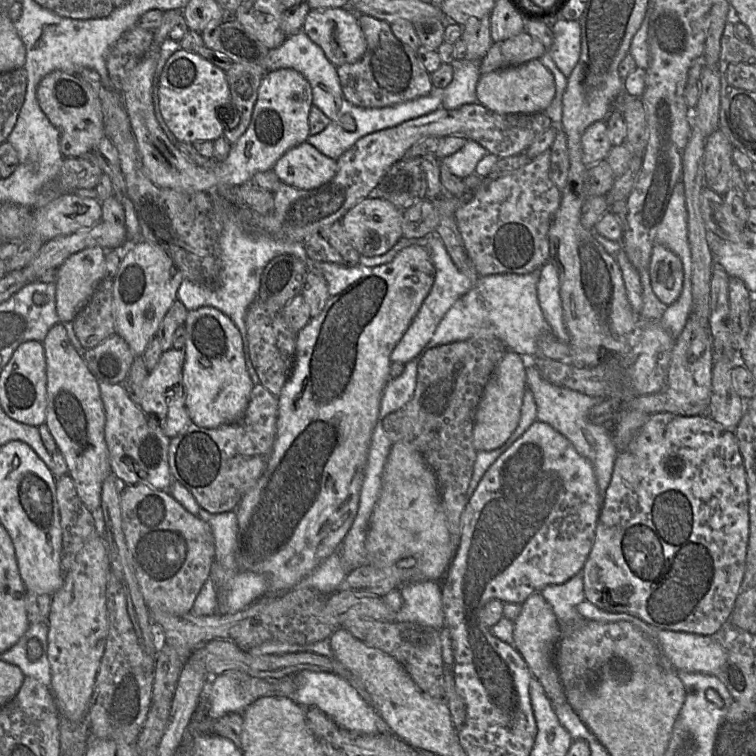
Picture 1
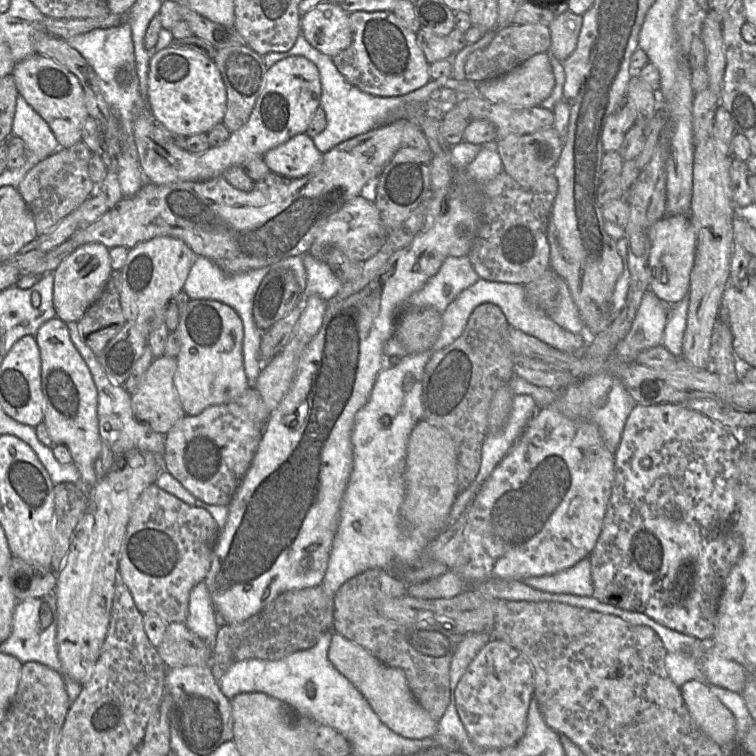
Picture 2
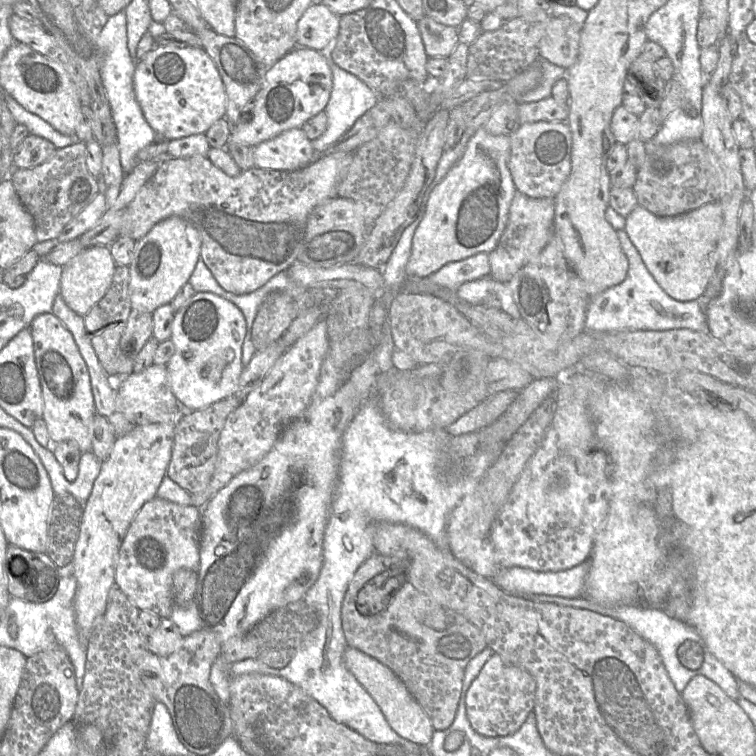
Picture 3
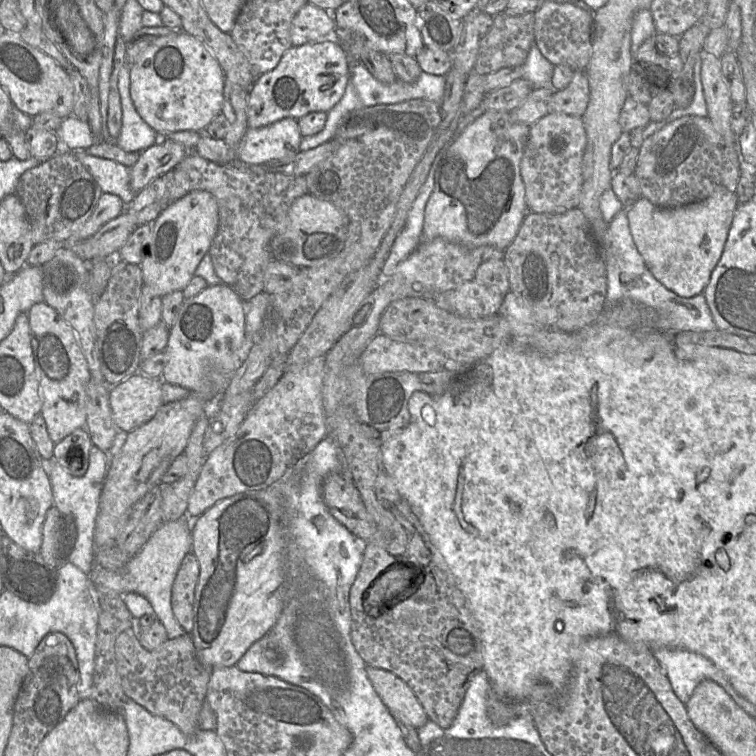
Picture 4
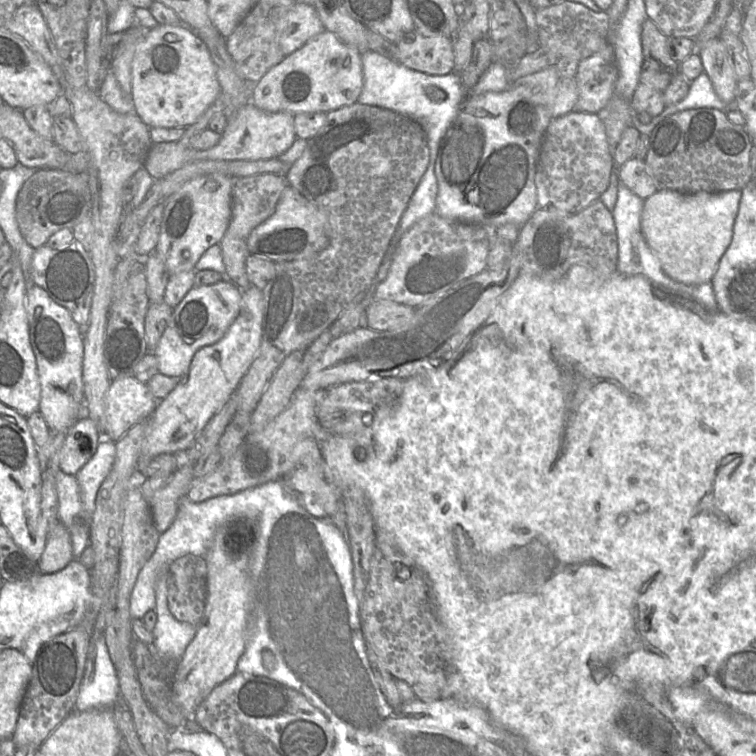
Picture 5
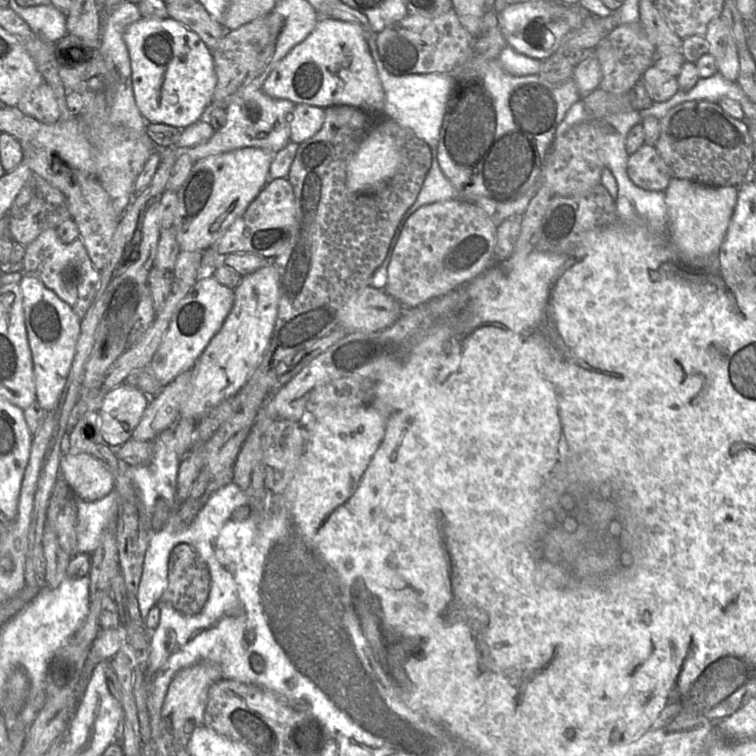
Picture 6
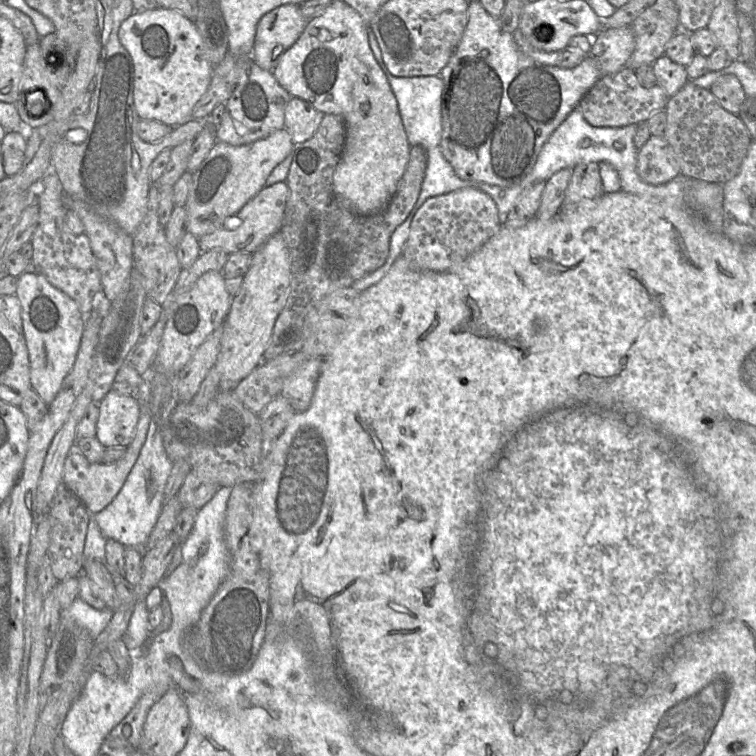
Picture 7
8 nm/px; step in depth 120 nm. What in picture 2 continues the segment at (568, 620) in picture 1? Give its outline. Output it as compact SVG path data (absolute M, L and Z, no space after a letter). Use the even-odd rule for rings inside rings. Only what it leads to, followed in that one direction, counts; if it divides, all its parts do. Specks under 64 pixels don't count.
M588 557L557 573L527 577L522 582L532 589L551 593L590 597L594 592Z

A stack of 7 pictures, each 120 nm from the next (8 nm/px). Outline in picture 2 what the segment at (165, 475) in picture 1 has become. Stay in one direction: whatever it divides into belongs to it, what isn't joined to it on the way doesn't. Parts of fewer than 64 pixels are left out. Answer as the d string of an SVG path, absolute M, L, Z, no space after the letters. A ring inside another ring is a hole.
M78 322L66 324L69 328L70 338L87 364L97 388L99 434L103 444L107 445L114 455L124 454L136 449L152 453L158 459L164 458L165 435L157 433L149 425L136 419L132 410L131 395L124 386L116 384L107 376L98 361L97 355L82 340L78 330Z

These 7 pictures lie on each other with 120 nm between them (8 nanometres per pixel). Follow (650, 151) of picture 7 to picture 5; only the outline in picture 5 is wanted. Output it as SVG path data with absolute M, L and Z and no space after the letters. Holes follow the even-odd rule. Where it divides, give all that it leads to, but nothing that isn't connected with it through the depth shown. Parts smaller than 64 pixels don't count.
M633 157L617 167L615 173L619 181L643 200L658 191L646 171L644 159Z

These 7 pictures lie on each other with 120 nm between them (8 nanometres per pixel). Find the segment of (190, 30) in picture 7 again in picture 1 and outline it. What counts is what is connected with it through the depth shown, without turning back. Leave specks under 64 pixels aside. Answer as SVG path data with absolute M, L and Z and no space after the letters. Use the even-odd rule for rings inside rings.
M176 51L166 62L158 87L161 115L178 141L193 144L212 141L224 135L223 118L230 102L226 71L196 52Z

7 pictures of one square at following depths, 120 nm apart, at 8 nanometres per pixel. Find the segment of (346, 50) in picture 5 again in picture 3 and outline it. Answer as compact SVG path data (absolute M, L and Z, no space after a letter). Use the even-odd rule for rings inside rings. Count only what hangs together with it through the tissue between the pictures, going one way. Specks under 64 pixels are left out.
M296 46L268 68L249 118L232 127L228 143L255 147L287 130L301 128L308 119L325 110L333 82L324 53Z

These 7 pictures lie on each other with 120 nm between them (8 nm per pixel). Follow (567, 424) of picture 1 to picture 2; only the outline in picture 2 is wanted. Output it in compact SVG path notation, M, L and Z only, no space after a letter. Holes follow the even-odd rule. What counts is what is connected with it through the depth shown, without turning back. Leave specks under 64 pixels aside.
M602 373L597 378L580 380L564 389L540 387L521 377L513 376L509 388L514 396L530 395L538 408L553 406L568 418L594 423L599 428L605 446L613 454L619 445L626 420L634 408L634 401L623 382L607 373Z

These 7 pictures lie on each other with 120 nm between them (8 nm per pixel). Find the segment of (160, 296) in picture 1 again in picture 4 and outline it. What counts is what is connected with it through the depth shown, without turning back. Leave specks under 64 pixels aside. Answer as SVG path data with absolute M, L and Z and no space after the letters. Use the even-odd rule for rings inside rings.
M192 191L168 205L154 221L150 241L139 264L142 270L143 286L151 288L155 294L161 297L177 290L183 290L194 276L202 258L208 253L218 231L218 225L218 204L215 197L207 191Z

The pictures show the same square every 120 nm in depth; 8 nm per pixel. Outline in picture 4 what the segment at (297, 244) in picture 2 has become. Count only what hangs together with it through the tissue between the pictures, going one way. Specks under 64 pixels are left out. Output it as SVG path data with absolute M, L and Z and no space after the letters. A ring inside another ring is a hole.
M190 151L172 170L172 185L164 199L164 209L192 191L211 193L218 204L219 225L208 254L217 276L242 300L262 292L264 273L273 259L270 242L287 225L292 203L308 193L305 176L270 172L262 165L245 165L239 161L218 164L194 151Z

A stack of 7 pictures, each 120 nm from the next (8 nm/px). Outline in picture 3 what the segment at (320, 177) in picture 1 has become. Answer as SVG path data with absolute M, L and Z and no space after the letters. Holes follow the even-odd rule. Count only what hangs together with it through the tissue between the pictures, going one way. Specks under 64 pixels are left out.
M301 128L287 130L253 147L256 167L296 171L317 158L317 151Z

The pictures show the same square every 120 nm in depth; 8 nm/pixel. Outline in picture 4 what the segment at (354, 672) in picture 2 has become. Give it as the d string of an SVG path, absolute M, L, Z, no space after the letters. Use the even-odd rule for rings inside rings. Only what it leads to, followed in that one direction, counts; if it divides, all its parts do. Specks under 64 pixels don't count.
M367 665L367 675L376 693L398 721L406 721L419 729L429 720L411 688L394 673Z

